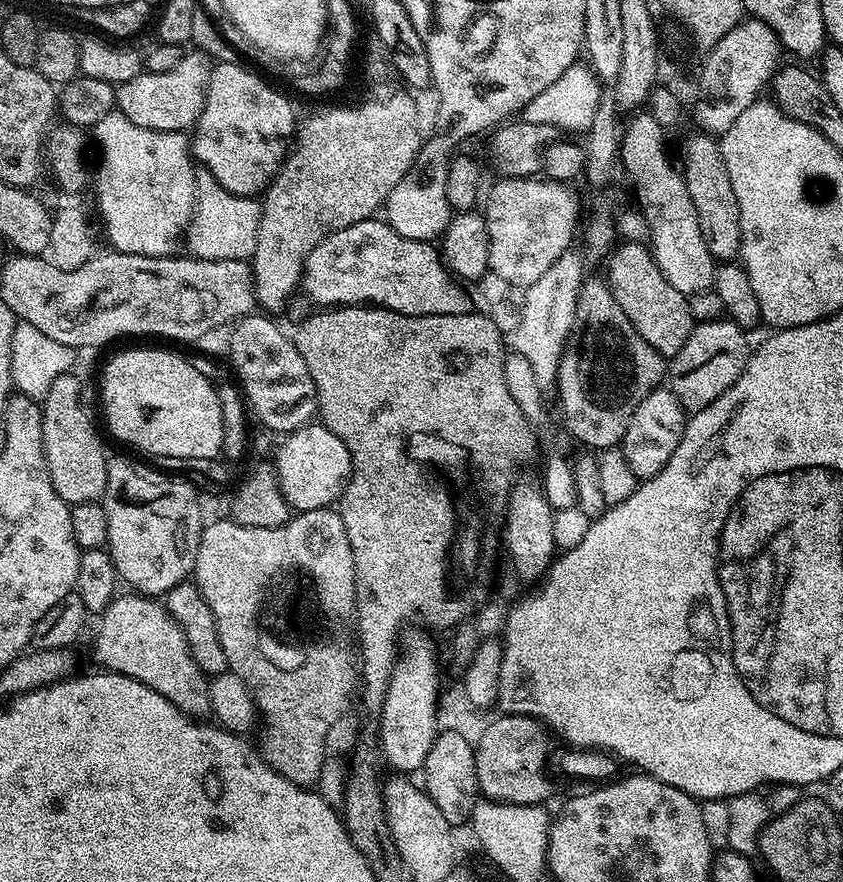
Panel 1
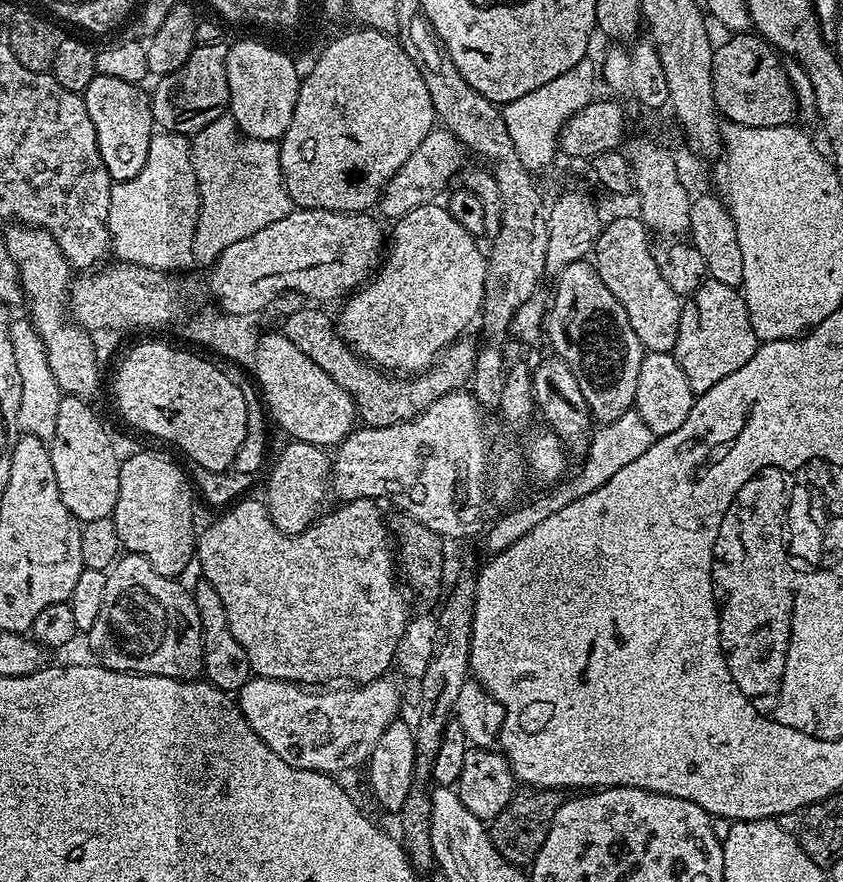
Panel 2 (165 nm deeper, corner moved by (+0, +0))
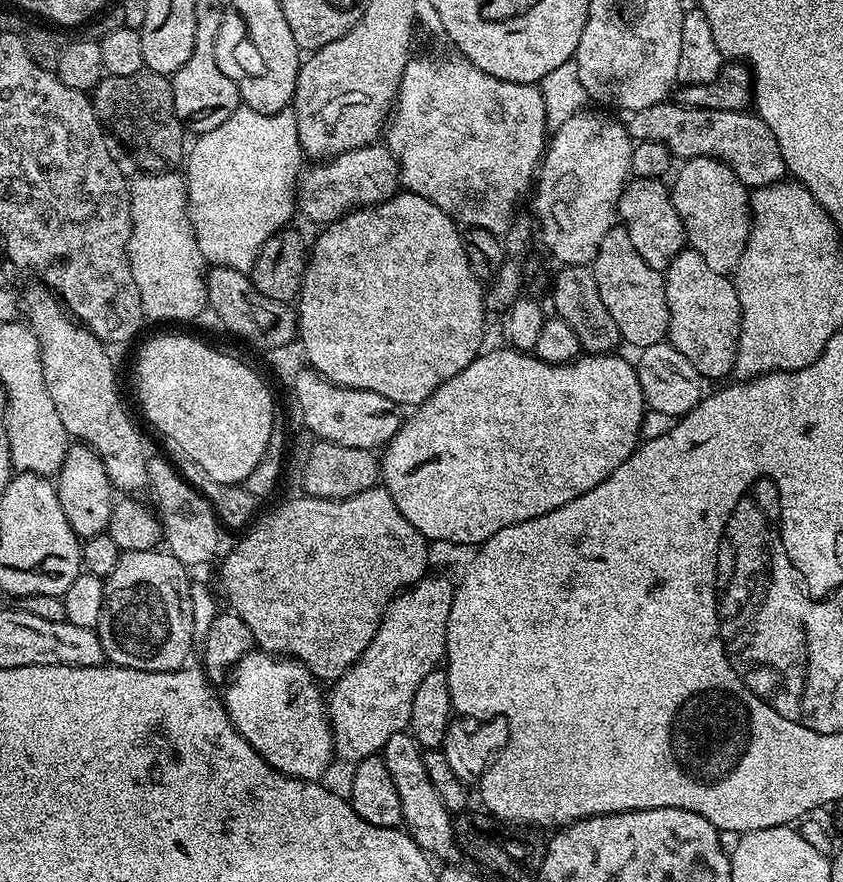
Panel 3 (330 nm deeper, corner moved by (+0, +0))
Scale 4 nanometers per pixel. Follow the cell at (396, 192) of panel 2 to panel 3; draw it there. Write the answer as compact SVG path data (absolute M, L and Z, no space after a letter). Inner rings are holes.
M383 143L355 148L323 162L312 162L303 169L296 182L296 206L299 215L327 226L355 208L370 208L396 195L401 187L400 167Z

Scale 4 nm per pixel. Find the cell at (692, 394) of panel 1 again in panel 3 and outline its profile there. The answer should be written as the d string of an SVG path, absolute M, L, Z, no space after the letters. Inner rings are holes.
M690 246L673 258L663 278L670 314L667 343L674 345L705 381L731 377L740 337L740 303L735 283L725 273L712 269L702 254Z

